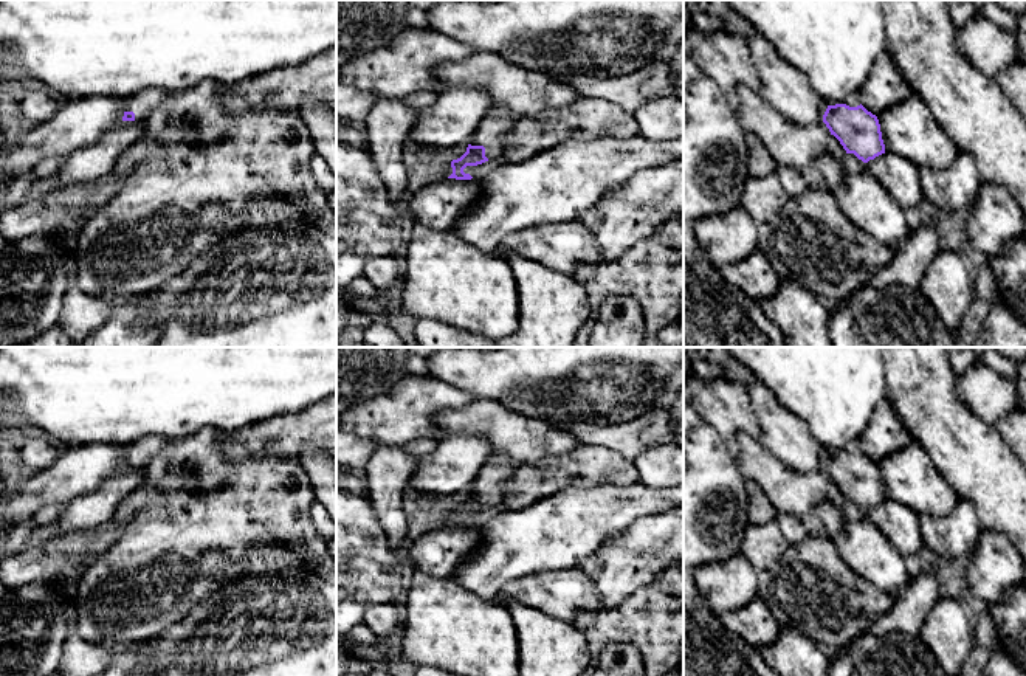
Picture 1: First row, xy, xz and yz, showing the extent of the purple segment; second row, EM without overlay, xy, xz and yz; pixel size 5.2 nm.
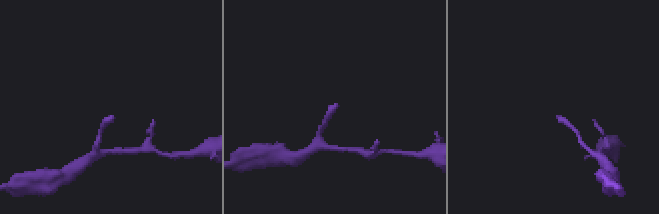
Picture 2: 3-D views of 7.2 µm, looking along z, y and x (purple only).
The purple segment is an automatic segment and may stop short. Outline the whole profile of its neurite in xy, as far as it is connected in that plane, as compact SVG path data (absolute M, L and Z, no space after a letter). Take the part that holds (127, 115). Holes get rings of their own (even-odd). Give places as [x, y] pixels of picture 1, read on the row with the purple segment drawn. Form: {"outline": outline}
{"outline": "M146 88L124 99L122 121L146 121L150 112L161 104L169 93L161 88Z"}

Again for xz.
{"outline": "M504 107L490 109L471 136L467 152L451 161L453 174L448 178L471 180L473 177L463 172L467 166L501 160L504 138L510 133L516 121L518 118Z"}

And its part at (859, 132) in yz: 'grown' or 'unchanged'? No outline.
unchanged

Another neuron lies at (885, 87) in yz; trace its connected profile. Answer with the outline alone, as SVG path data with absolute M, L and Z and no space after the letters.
M883 51L874 62L868 81L859 91L860 104L873 115L880 115L907 101L913 90L900 74L893 59Z

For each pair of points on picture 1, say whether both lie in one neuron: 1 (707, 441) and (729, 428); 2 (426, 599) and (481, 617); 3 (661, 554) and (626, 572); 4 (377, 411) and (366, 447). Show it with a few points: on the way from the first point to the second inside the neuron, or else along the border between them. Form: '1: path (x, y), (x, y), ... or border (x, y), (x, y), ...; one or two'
1: border (702, 420), (713, 428), (735, 461); two
2: path (440, 613), (445, 617), (467, 617); one
3: path (653, 554), (645, 554), (634, 565); one
4: border (352, 431), (368, 438), (375, 447); two

